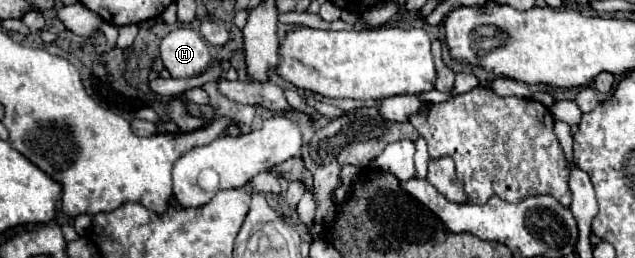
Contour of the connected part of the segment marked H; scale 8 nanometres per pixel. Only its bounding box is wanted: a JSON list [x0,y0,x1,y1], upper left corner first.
[161,29,211,79]

